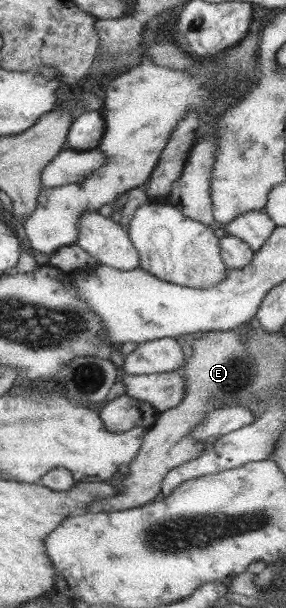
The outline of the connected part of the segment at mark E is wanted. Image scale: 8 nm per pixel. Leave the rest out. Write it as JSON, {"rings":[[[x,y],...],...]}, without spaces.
{"rings":[[[239,329],[230,331],[209,331],[204,333],[193,344],[193,352],[187,358],[187,362],[177,372],[183,375],[187,385],[183,402],[167,412],[158,412],[156,422],[146,431],[143,442],[136,457],[131,461],[129,474],[123,478],[123,490],[116,491],[116,495],[101,500],[96,500],[86,508],[89,513],[101,512],[101,510],[130,509],[143,506],[160,496],[162,483],[170,470],[193,460],[205,450],[204,441],[193,438],[190,434],[194,428],[203,423],[205,415],[215,410],[211,404],[207,404],[210,398],[217,403],[229,403],[238,405],[239,392],[249,384],[255,362],[258,361],[247,353],[243,342],[246,336]]]}

